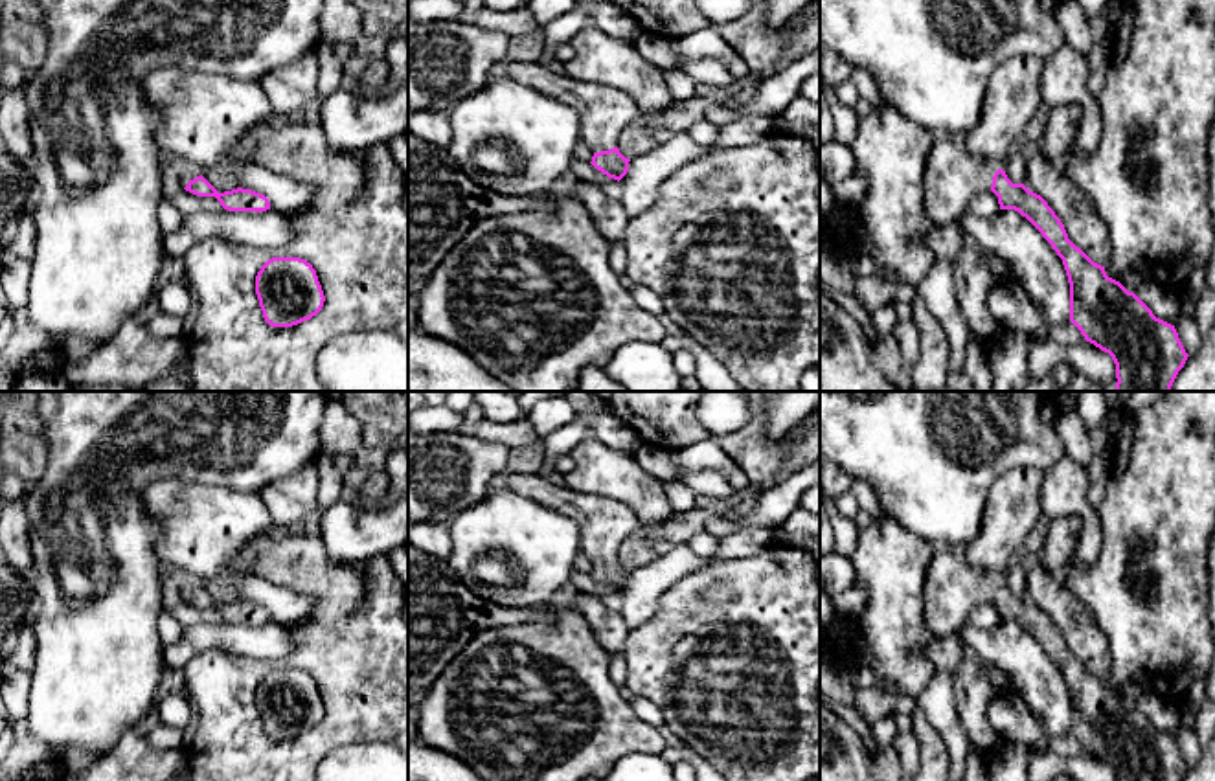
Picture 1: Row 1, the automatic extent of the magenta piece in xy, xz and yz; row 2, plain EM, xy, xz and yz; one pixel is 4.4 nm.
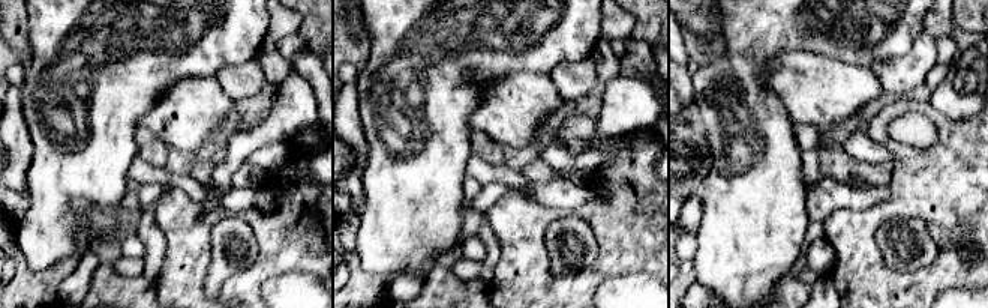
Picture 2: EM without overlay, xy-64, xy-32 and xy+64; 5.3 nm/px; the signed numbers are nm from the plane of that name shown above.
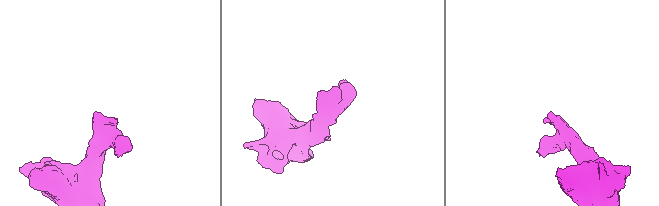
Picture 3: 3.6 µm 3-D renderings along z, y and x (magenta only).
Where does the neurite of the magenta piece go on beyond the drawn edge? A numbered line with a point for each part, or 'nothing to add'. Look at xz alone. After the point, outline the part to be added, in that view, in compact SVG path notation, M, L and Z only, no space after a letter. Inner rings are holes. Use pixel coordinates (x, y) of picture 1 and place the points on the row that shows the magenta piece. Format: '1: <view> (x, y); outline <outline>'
1: xz (603, 111); outline M513 62L505 75L570 105L581 118L583 141L594 153L614 149L621 130L642 119L625 92L553 74L540 62Z

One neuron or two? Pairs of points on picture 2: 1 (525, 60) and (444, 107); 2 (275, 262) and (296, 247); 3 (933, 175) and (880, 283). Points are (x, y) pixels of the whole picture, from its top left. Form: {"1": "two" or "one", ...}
{"1": "one", "2": "one", "3": "one"}

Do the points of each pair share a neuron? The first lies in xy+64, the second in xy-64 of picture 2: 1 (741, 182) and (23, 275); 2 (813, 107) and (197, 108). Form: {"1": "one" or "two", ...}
{"1": "two", "2": "one"}

